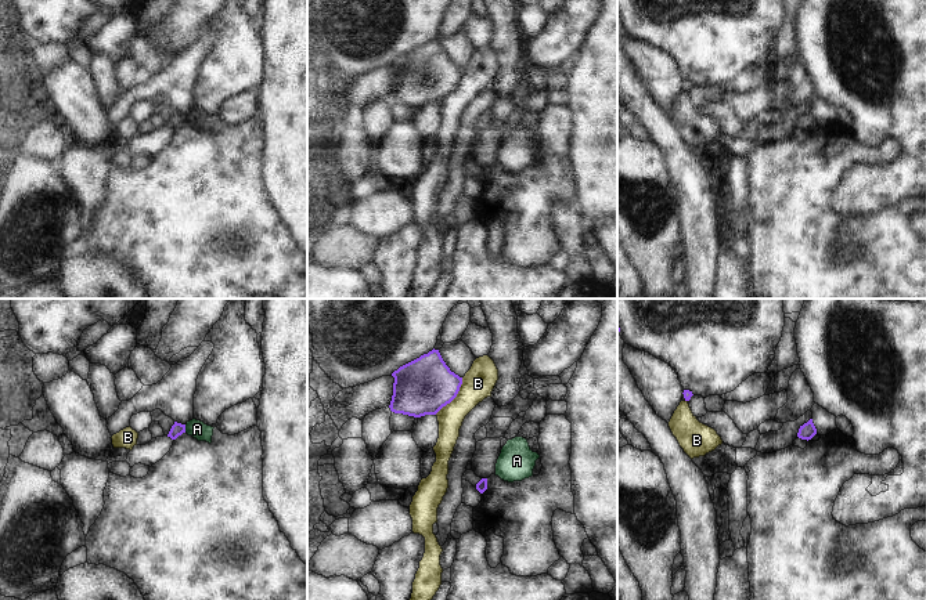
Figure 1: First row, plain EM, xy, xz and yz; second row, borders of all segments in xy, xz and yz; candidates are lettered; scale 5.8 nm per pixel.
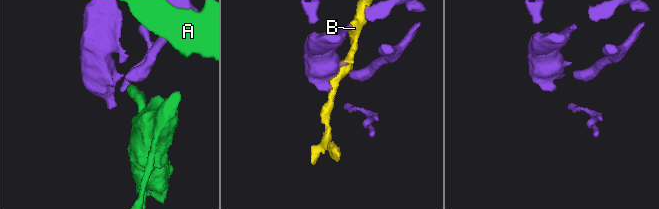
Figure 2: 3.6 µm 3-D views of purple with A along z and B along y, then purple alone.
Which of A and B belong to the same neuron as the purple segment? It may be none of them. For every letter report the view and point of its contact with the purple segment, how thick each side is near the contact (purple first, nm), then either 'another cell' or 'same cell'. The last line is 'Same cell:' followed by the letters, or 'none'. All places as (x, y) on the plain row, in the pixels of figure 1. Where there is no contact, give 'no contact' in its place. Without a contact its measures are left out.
A: meets purple in xy at (184, 119); 80 nm thick on the purple side, 100 nm on the other; another cell
B: meets purple in xz at (454, 87); 320 nm thick on the purple side, 190 nm on the other; another cell
Same cell: none

